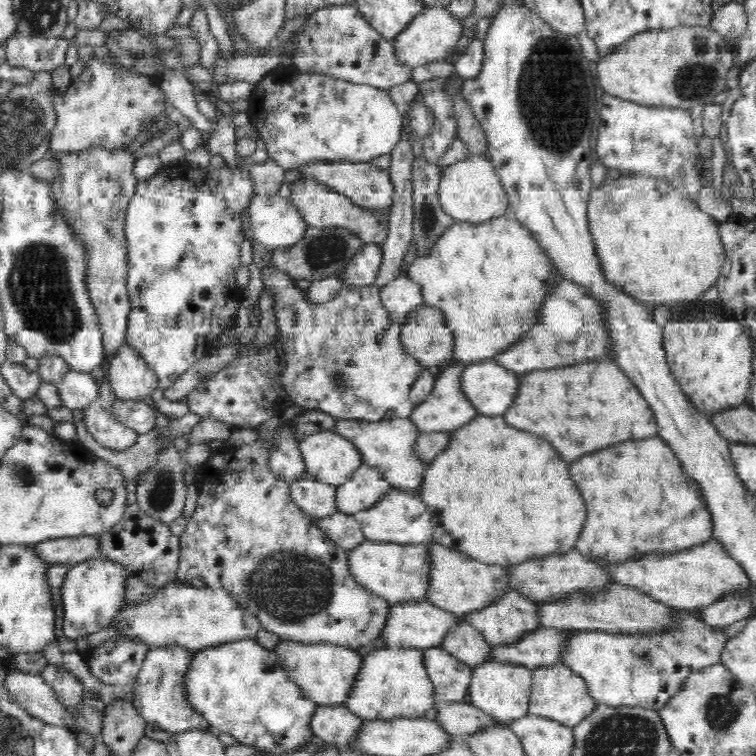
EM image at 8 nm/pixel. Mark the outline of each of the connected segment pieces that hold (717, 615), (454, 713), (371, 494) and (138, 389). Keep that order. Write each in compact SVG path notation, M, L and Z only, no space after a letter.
M730 595L707 606L702 613L708 627L723 631L738 620L749 619L752 616L752 603L748 597Z
M437 703L439 713L437 720L444 730L457 737L465 738L478 734L478 732L488 732L492 728L510 728L510 723L498 720L495 716L484 712L480 708L471 704L461 703Z
M362 464L348 482L338 486L337 508L340 513L352 515L372 506L392 489L394 485L377 467Z
M127 341L120 344L106 364L113 394L141 400L159 386L158 373Z

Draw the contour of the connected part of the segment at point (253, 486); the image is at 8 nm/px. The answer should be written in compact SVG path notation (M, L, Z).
M295 407L293 410L283 414L284 418L281 425L270 432L269 438L266 438L266 440L261 440L258 437L256 441L250 444L242 444L242 446L226 445L226 440L223 440L219 451L208 452L207 460L195 470L198 471L198 476L194 475L194 483L198 490L197 507L195 508L195 513L187 519L186 530L180 535L181 553L177 568L177 578L184 583L186 580L191 581L194 576L201 576L207 586L228 589L236 597L236 600L239 600L244 605L244 608L247 608L250 612L254 612L259 617L263 629L281 635L282 641L296 641L302 644L332 643L358 649L366 646L366 644L370 644L376 638L382 638L393 605L384 597L374 594L369 588L361 586L357 582L349 564L349 551L340 548L333 540L330 540L330 537L319 527L316 520L308 516L303 508L300 508L293 502L291 484L283 476L272 471L272 465L270 465L272 451L276 447L279 447L277 444L281 439L282 433L288 433L298 446L304 436L306 436L303 432L299 432L299 428L297 428L297 422L303 412L304 410L299 410Z

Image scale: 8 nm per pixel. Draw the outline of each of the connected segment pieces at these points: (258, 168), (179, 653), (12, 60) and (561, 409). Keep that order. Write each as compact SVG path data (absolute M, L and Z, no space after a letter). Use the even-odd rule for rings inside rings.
M271 158L249 166L248 177L252 181L255 195L277 194L285 172Z
M168 642L164 646L154 646L146 655L144 666L134 685L136 698L133 706L148 723L155 723L169 734L187 732L188 730L207 731L210 724L194 705L188 701L188 672L192 669L197 651L180 646L177 642Z
M14 34L5 43L6 62L12 66L25 66L30 70L49 72L64 66L69 39L61 36L24 36Z
M588 362L588 364L578 364L578 366L568 366L568 368L552 368L552 370L536 370L536 372L528 372L526 376L522 376L522 386L520 392L516 395L512 406L503 414L505 421L518 428L518 430L526 430L526 432L534 432L540 438L544 438L546 442L550 442L560 456L566 462L578 460L584 454L590 454L594 450L606 448L610 444L616 442L624 442L630 438L642 440L648 436L659 434L659 426L655 419L655 414L650 410L648 402L644 400L644 396L638 392L638 388L634 386L631 378L623 371L616 362ZM592 380L598 380L596 386L592 384ZM600 392L606 392L606 404L584 404L584 398L594 400L594 396L598 396ZM592 430L592 436L578 436L576 432L588 432Z

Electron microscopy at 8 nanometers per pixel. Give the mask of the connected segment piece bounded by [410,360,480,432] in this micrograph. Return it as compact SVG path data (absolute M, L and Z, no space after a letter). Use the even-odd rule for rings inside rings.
M460 360L441 373L435 372L432 392L422 404L412 409L410 416L421 432L455 431L480 415L463 389L463 372L469 364L470 362Z

